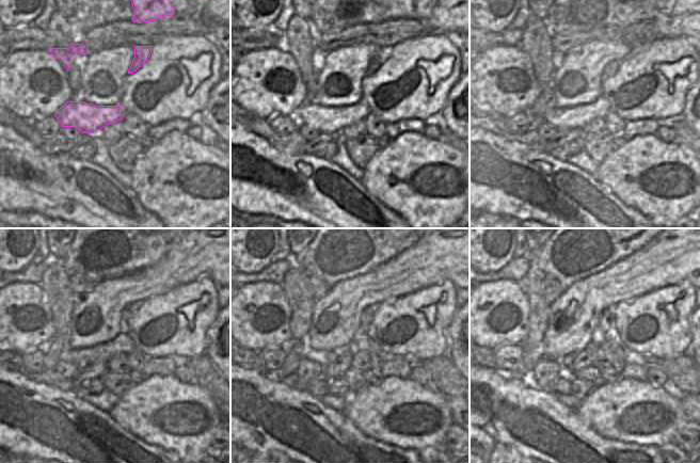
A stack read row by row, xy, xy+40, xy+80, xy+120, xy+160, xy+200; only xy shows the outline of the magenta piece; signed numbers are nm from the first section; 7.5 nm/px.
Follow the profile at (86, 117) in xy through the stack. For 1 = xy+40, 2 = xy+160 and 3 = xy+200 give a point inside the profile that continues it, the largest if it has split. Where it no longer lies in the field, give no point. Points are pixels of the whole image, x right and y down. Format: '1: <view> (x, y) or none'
1: xy+40 (323, 118)
2: xy+160 (361, 341)
3: xy+200 (598, 337)

